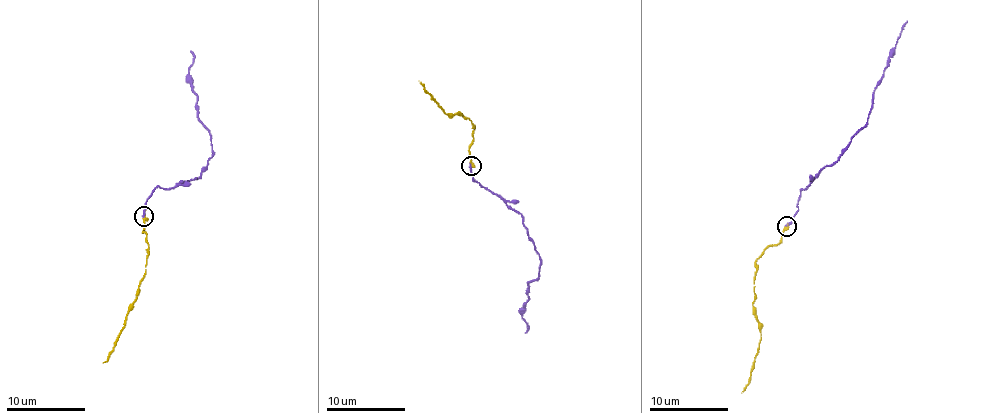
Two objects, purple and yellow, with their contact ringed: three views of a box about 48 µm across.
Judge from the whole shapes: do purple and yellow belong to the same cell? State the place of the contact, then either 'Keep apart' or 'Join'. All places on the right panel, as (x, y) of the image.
Place: (786, 226). Join

